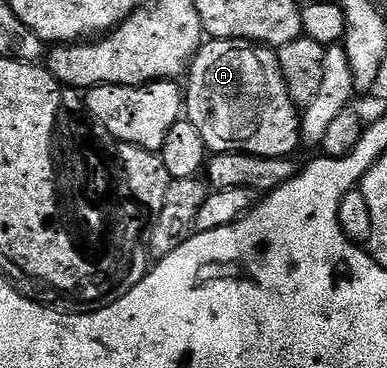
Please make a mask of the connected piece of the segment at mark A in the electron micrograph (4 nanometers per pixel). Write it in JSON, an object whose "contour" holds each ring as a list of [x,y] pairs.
{"contour":[[[210,39],[198,48],[185,79],[184,115],[204,137],[207,152],[239,151],[284,159],[293,156],[293,151],[300,147],[300,111],[292,97],[288,97],[278,56],[271,48]]]}

